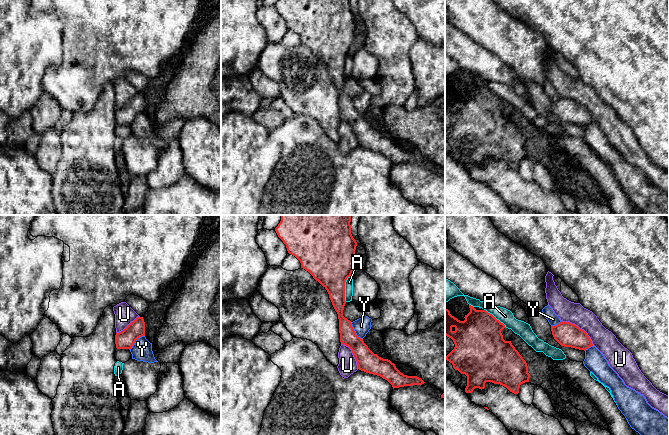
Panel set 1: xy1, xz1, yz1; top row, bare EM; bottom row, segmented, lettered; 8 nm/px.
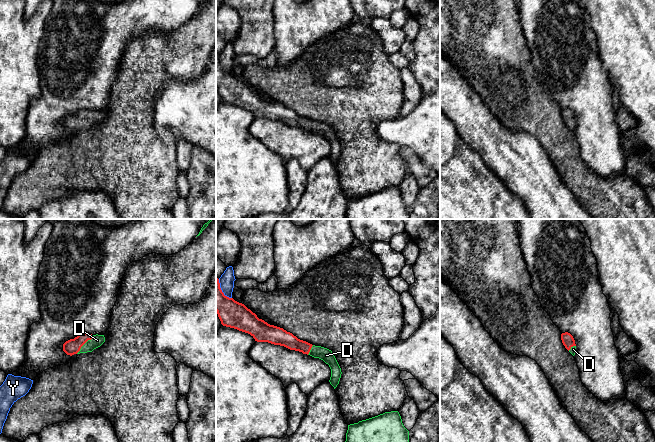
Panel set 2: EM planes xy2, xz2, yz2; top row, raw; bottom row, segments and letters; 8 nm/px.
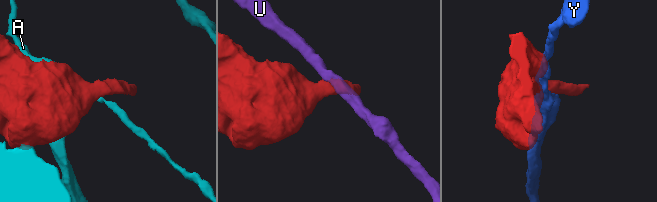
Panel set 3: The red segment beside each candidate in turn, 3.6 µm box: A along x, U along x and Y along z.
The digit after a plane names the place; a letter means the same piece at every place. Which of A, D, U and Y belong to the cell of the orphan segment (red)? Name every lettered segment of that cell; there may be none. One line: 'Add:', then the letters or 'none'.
Add: D

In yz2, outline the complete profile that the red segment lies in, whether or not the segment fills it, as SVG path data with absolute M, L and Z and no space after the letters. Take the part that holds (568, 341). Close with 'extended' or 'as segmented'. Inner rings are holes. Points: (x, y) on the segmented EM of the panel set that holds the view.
M565 332L561 334L561 340L565 348L574 356L576 353L576 344L573 336Z | extended

